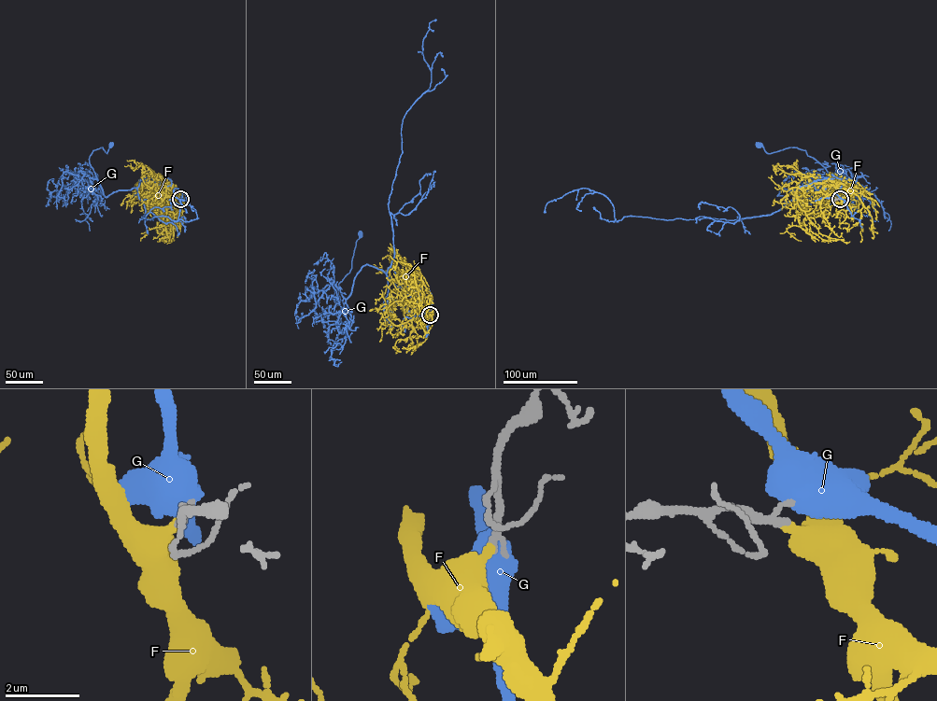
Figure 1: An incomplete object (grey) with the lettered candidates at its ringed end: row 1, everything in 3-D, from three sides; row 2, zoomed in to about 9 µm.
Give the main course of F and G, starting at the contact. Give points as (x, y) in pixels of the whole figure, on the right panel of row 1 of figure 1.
F: (840, 199), (835, 186), (820, 183), (804, 185), (796, 191), (798, 205), (819, 233), (850, 241)
G: (840, 199), (843, 181), (832, 174), (790, 191), (812, 195), (829, 173), (805, 150), (767, 153), (759, 144)

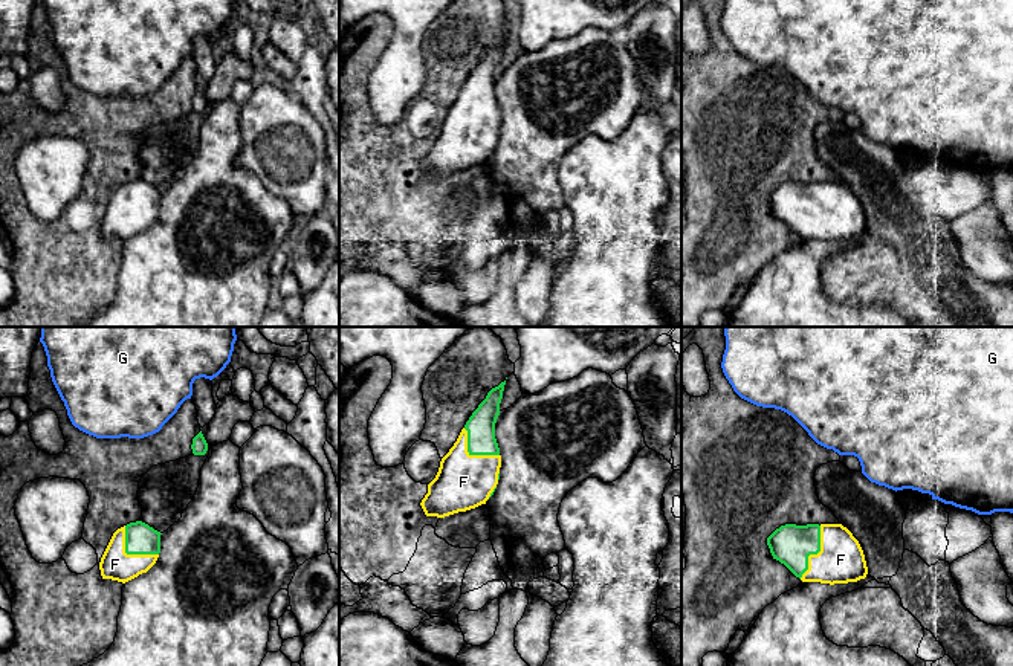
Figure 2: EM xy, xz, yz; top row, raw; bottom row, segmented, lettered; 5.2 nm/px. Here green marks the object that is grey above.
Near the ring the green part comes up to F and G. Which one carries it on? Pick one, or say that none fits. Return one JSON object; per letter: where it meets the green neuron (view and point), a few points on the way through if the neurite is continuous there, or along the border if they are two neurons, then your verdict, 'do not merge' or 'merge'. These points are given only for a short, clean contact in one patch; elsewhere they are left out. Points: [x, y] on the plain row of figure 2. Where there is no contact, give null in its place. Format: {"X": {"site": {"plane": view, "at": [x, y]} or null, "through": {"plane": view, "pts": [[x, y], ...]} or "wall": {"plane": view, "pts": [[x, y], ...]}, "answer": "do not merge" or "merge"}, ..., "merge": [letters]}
{"F": {"site": {"plane": "xy", "at": [129, 211]}, "answer": "merge"}, "G": {"site": null, "answer": "do not merge"}, "merge": ["F"]}

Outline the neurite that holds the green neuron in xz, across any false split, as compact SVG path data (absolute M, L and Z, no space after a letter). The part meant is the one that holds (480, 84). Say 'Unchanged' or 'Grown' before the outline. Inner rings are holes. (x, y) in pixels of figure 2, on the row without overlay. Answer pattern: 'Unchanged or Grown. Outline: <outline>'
Grown. Outline: M506 38L472 70L457 99L442 116L420 163L426 174L445 176L475 166L494 153L501 125L495 81Z

